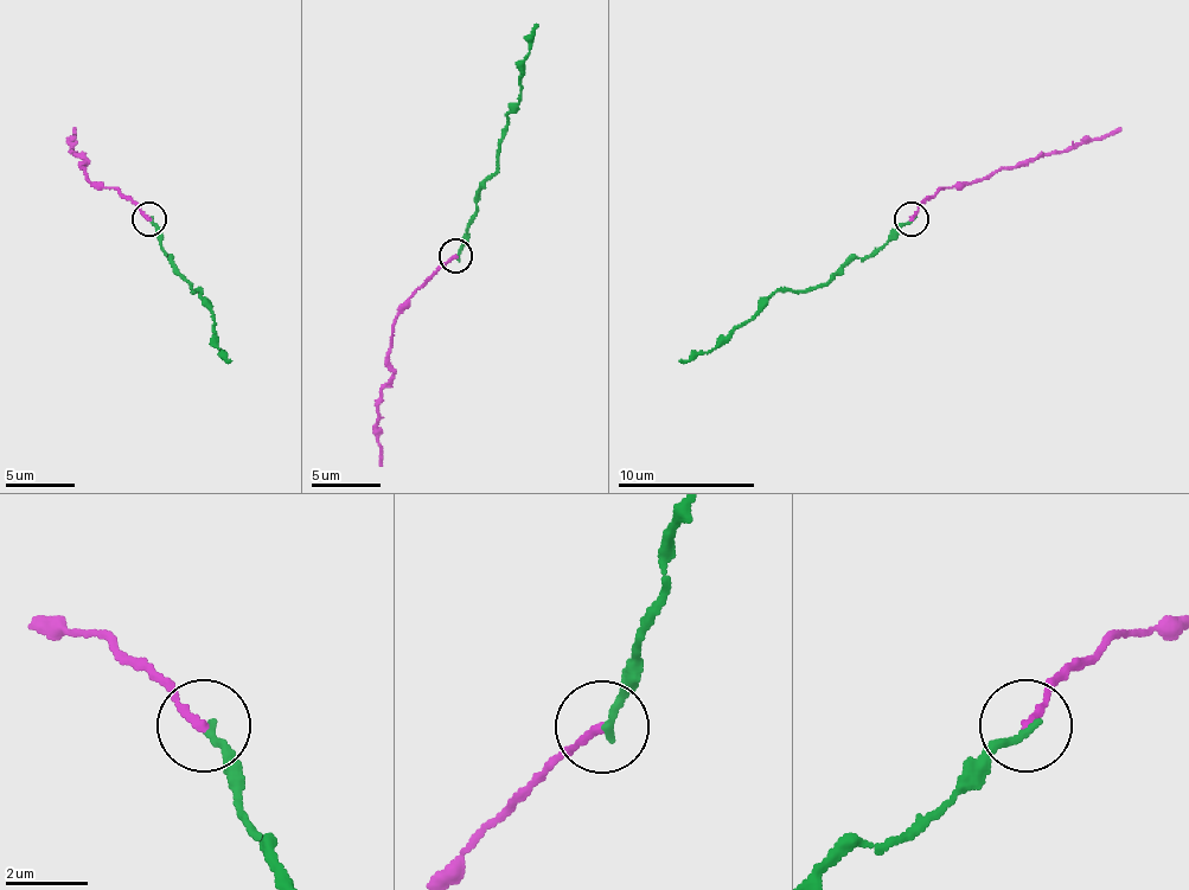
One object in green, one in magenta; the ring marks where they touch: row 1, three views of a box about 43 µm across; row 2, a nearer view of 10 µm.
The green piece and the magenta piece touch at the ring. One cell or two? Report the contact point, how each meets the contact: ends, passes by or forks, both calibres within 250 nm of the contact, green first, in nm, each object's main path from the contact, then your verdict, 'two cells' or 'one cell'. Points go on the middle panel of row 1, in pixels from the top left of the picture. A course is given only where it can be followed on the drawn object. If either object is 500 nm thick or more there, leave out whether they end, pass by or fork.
place (455, 256); green ends; magenta ends; calibres 190 and 190 nm; course green (454, 257), (475, 212), (475, 192), (496, 171), (506, 120), (519, 98), (519, 65), (526, 58), (537, 24); course magenta (454, 257), (420, 288), (392, 326), (392, 381), (382, 391), (379, 415), (382, 466); two cells

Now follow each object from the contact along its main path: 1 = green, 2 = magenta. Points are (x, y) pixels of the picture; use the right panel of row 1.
1: (912, 219), (867, 257), (846, 261), (826, 281), (801, 292), (774, 292), (713, 350), (678, 359)
2: (912, 219), (943, 189), (964, 189), (1046, 154), (1069, 151), (1122, 127)

